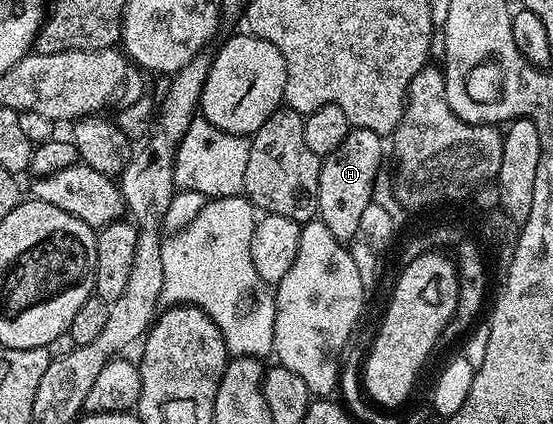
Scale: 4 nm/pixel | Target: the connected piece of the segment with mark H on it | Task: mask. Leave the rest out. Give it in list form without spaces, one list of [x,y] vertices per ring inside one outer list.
[[[364,127],[351,130],[333,153],[322,156],[317,177],[317,197],[319,214],[317,219],[324,223],[333,237],[348,241],[360,234],[361,215],[365,207],[372,203],[375,191],[375,178],[383,163],[384,136],[373,133]]]

